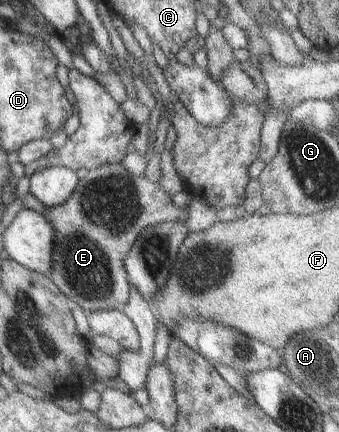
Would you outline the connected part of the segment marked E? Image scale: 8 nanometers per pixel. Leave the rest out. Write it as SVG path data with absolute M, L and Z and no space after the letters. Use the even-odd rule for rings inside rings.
M113 162L87 170L85 177L78 179L67 201L56 206L44 207L42 214L54 231L50 280L65 297L86 313L120 309L128 298L130 288L122 261L133 240L144 227L177 220L185 222L187 208L176 207L171 202L170 195L158 186L157 181L148 181L145 176L131 175L122 163Z

